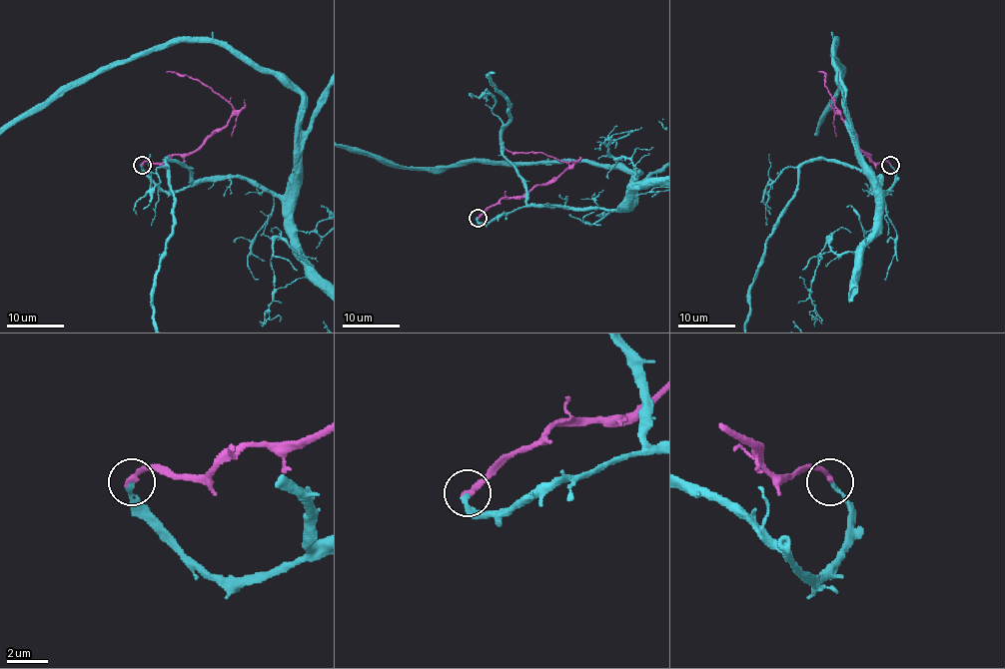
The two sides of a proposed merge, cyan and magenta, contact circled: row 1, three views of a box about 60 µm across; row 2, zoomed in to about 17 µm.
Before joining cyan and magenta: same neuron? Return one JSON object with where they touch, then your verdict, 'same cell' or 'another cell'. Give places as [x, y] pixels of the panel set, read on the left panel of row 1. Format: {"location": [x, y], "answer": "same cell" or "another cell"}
{"location": [142, 165], "answer": "same cell"}

